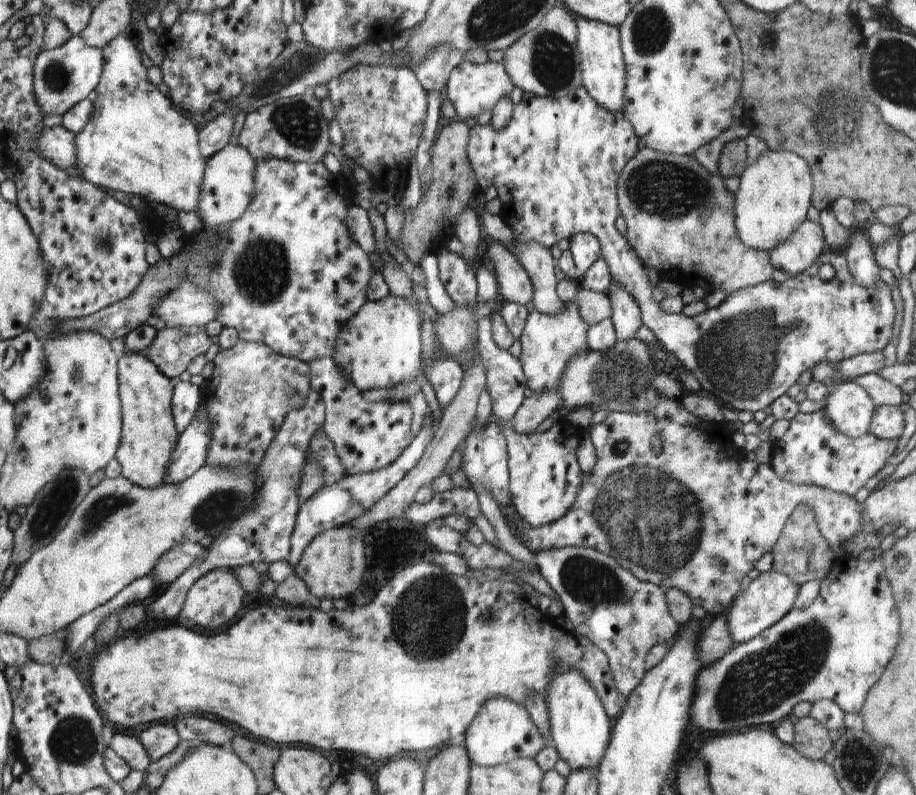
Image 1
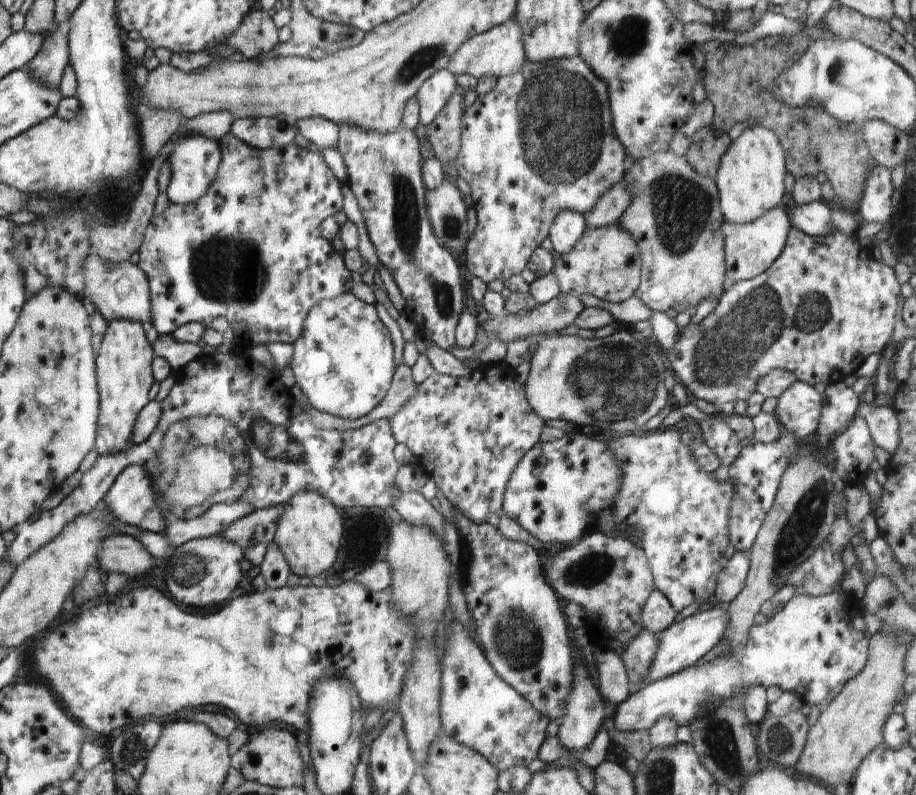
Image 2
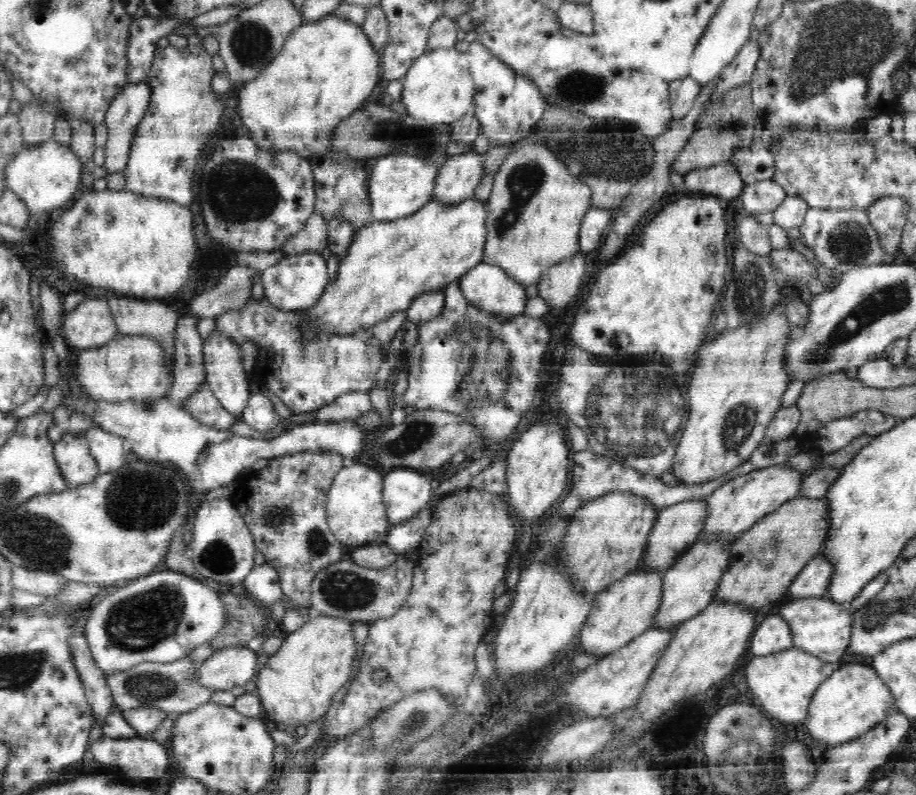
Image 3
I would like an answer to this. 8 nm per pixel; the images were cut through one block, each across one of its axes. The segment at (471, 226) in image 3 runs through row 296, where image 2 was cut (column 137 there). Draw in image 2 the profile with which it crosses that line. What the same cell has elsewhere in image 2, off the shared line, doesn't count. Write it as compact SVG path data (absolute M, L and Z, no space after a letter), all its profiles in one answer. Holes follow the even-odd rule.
M114 319L108 321L108 328L101 340L101 347L96 353L97 386L99 387L99 430L96 439L96 452L114 454L130 449L135 422L148 404L148 390L154 382L152 378L152 346L146 340L144 326L132 319Z

